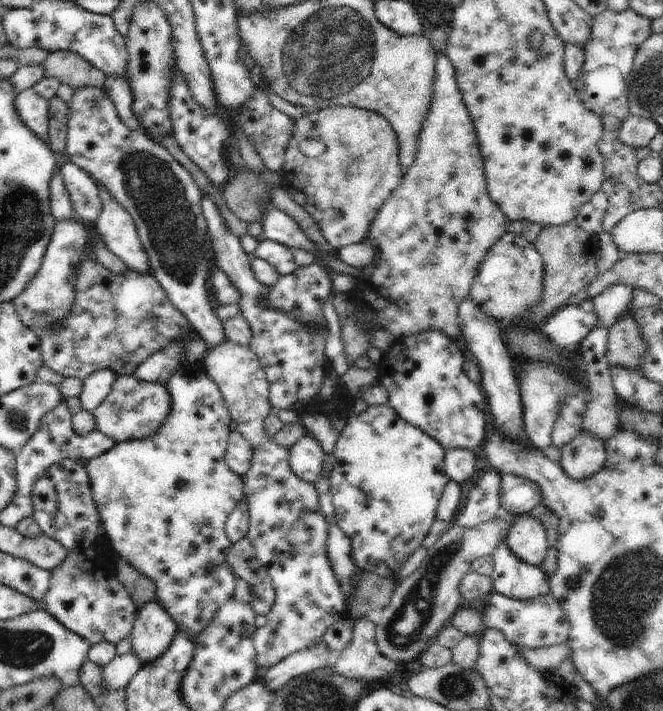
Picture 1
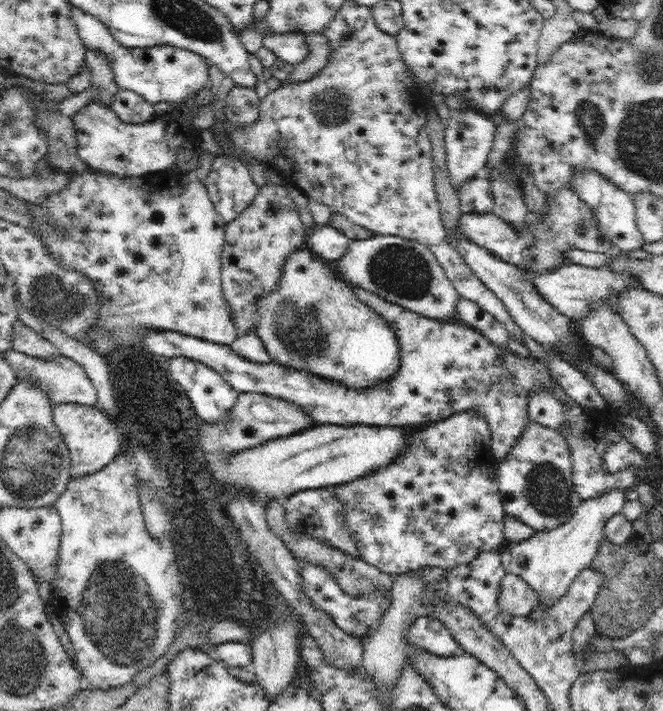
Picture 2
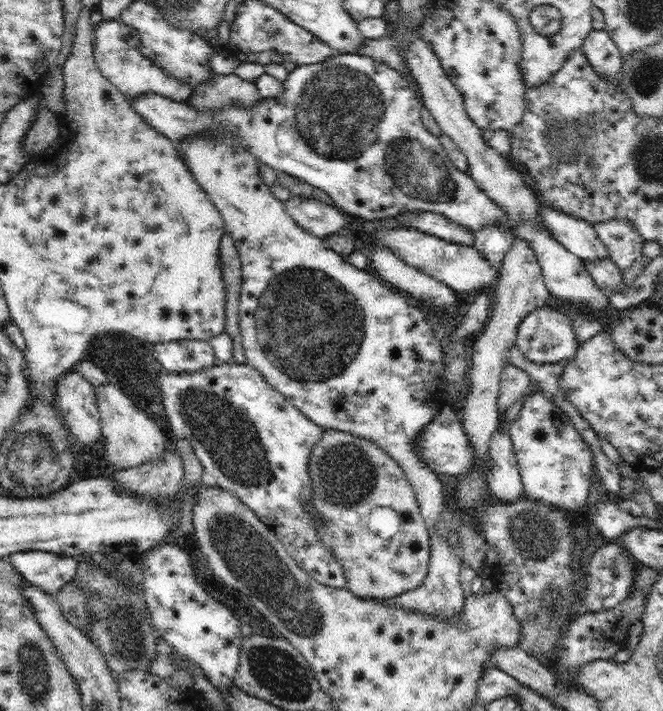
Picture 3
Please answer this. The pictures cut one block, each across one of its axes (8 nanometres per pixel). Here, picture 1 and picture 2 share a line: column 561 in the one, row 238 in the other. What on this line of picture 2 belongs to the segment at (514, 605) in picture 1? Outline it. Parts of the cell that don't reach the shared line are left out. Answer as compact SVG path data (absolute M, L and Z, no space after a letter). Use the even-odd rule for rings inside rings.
M574 172L572 174L575 193L586 203L593 216L596 216L597 229L604 238L614 244L615 250L621 252L634 252L644 246L644 237L640 233L636 223L636 207L634 206L634 194L624 192L607 178L594 172Z

